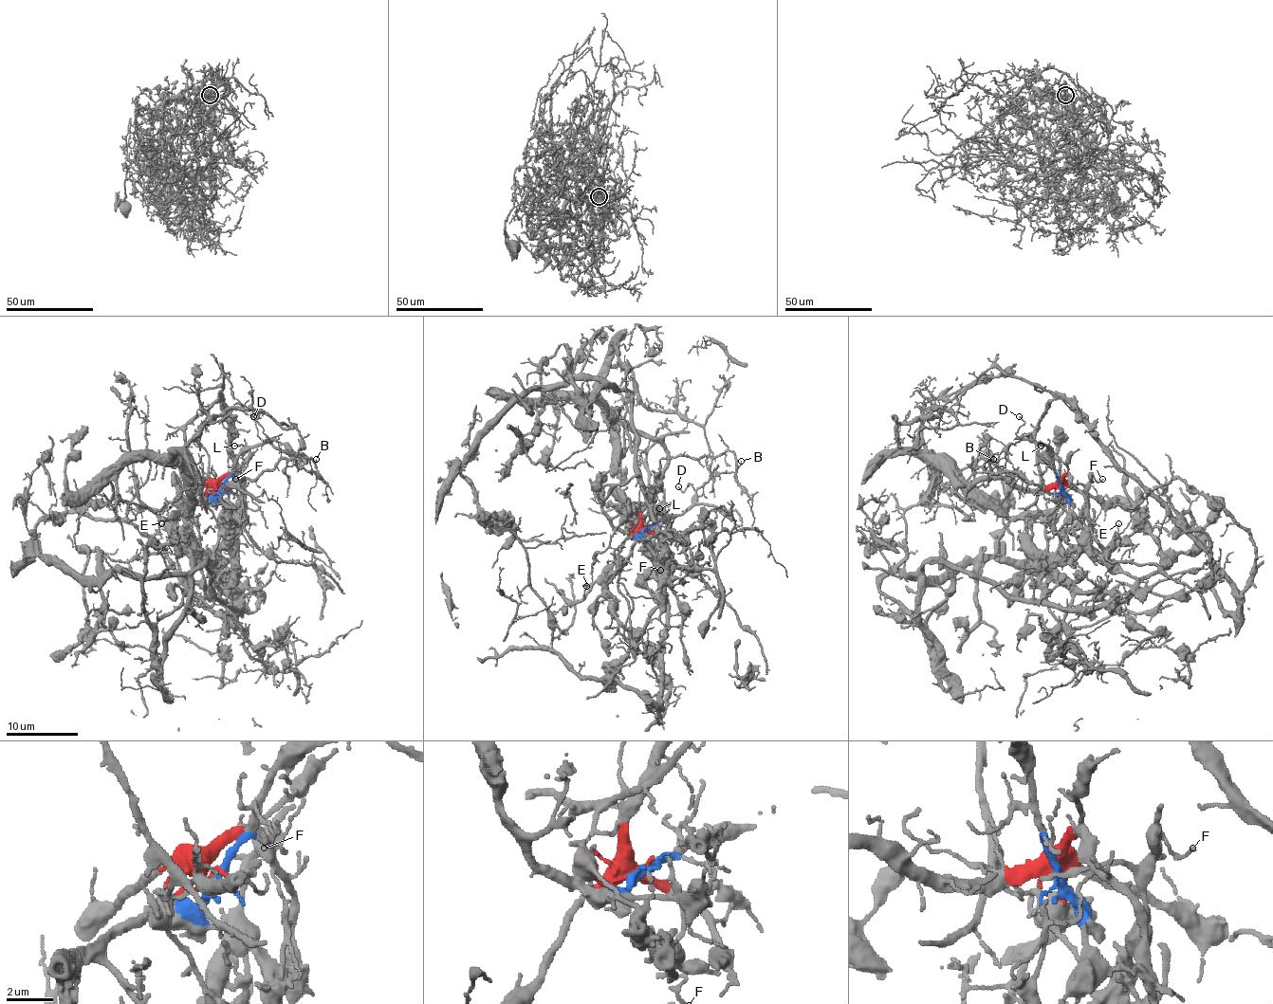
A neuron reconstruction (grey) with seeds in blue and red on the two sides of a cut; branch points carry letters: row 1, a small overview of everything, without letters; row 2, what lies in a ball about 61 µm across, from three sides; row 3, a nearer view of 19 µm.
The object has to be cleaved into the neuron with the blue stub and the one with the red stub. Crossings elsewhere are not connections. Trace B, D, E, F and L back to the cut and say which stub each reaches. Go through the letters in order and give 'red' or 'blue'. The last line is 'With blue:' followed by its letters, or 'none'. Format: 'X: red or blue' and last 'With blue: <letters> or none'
B: blue
D: blue
E: red
F: red
L: blue
With blue: B, D, L

